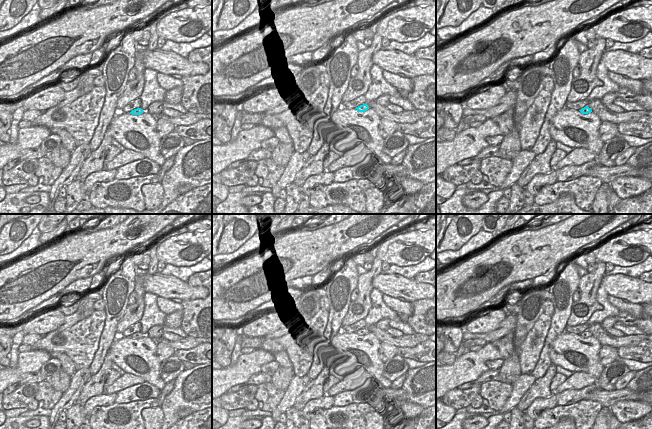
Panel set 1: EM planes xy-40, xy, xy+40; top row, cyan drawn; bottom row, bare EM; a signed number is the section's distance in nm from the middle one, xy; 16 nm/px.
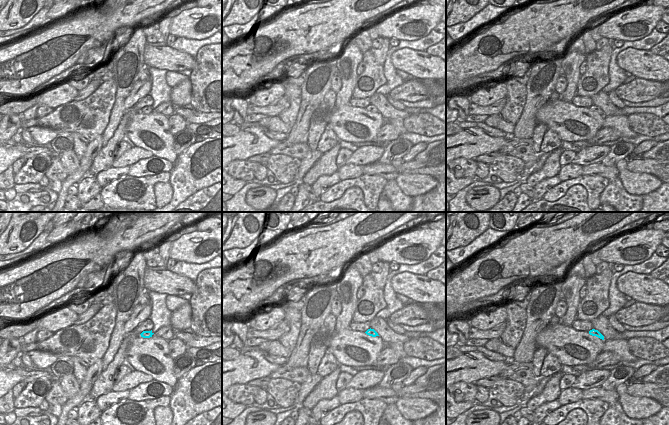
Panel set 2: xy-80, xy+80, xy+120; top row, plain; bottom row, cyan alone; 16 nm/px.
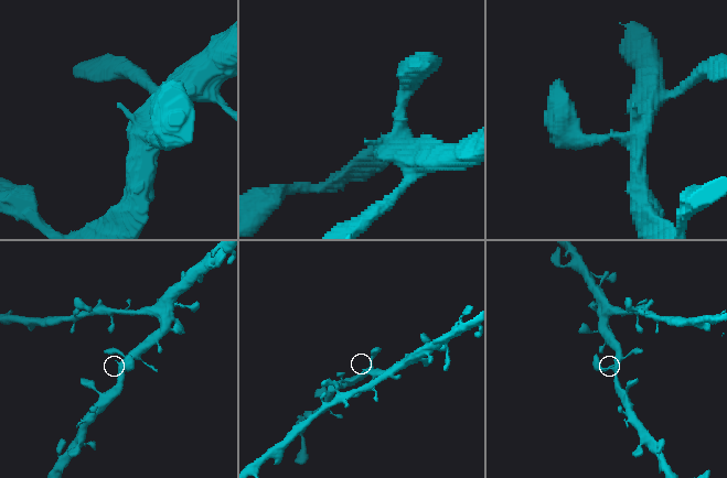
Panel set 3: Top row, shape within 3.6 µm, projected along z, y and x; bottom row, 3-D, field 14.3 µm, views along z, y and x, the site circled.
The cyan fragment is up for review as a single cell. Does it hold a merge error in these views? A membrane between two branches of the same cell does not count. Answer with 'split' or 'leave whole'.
leave whole

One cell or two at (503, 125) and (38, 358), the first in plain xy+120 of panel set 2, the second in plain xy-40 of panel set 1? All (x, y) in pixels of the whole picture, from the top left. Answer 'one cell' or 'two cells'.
one cell

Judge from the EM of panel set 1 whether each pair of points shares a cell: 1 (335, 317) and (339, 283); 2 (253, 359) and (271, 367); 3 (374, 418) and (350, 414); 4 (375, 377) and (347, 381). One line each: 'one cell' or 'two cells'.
1: one cell
2: two cells
3: two cells
4: two cells

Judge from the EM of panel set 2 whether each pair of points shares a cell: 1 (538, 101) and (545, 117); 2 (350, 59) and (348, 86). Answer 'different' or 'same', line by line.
1: different
2: same

